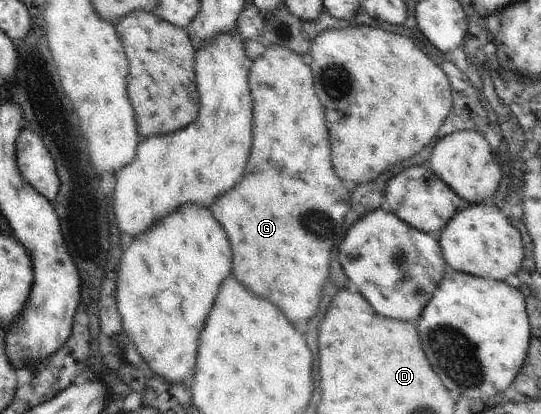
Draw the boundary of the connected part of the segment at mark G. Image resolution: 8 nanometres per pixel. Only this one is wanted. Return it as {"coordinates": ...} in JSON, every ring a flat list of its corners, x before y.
{"coordinates":[[277,44,266,47,265,52,252,61,248,78,253,100,253,146,249,164,243,182,211,206,215,220,223,226,229,238,235,278,259,298,273,302,285,316,289,316,291,324,297,324,299,320,307,322,315,316,329,278,331,248,339,226,343,226,345,214,349,212,345,184,341,184,333,172,325,112,313,90,309,66,300,54]]}

